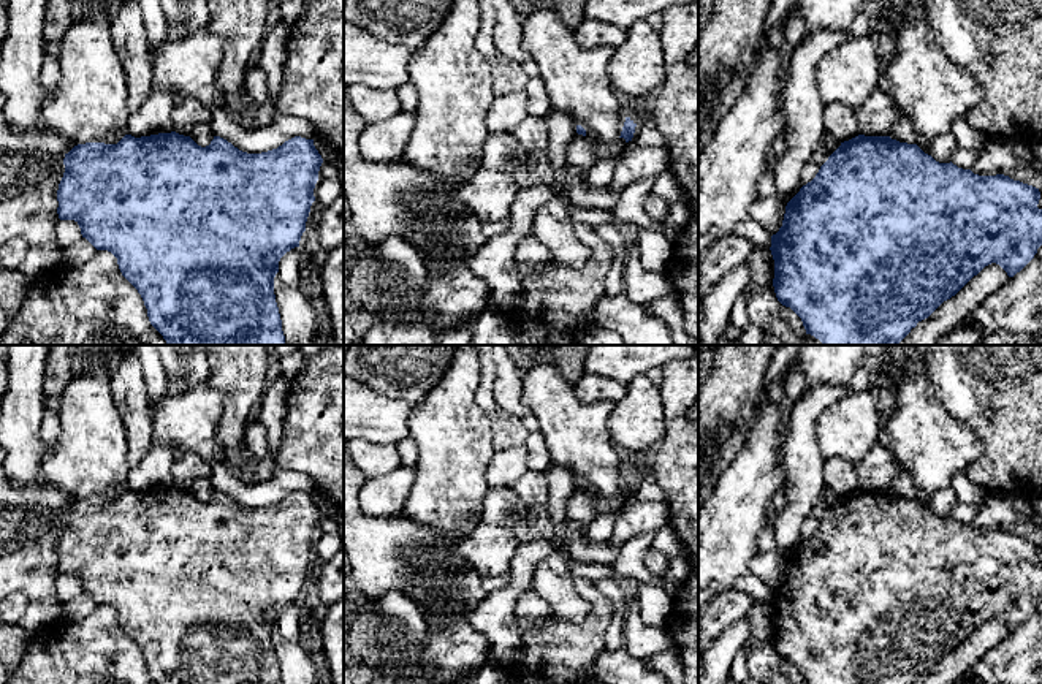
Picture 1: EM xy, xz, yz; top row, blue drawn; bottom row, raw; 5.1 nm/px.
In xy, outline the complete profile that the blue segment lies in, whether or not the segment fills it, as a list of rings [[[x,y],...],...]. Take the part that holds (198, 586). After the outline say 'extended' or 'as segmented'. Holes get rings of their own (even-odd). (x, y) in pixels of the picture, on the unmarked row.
[[[176,486],[141,492],[125,489],[117,499],[86,497],[65,508],[65,527],[57,545],[57,568],[60,575],[74,575],[82,592],[97,605],[108,605],[117,613],[122,630],[141,649],[149,676],[155,684],[282,684],[274,649],[274,632],[279,627],[280,613],[291,603],[299,602],[310,560],[315,556],[314,543],[321,518],[323,513],[315,504],[314,494],[301,491],[295,491],[268,507],[247,508],[220,491],[214,491],[209,500],[201,502],[190,491]]]; as segmented

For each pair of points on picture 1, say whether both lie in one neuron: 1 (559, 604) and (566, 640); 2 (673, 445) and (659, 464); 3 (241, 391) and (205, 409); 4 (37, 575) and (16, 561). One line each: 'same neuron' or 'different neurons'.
1: different neurons
2: same neuron
3: different neurons
4: same neuron

